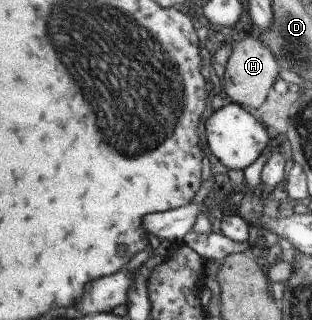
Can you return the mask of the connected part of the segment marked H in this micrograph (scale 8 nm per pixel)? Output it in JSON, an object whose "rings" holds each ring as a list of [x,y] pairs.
{"rings":[[[254,37],[237,39],[232,46],[232,55],[225,67],[224,92],[229,101],[246,109],[258,109],[266,101],[270,88],[279,77],[278,63],[272,51]]]}

